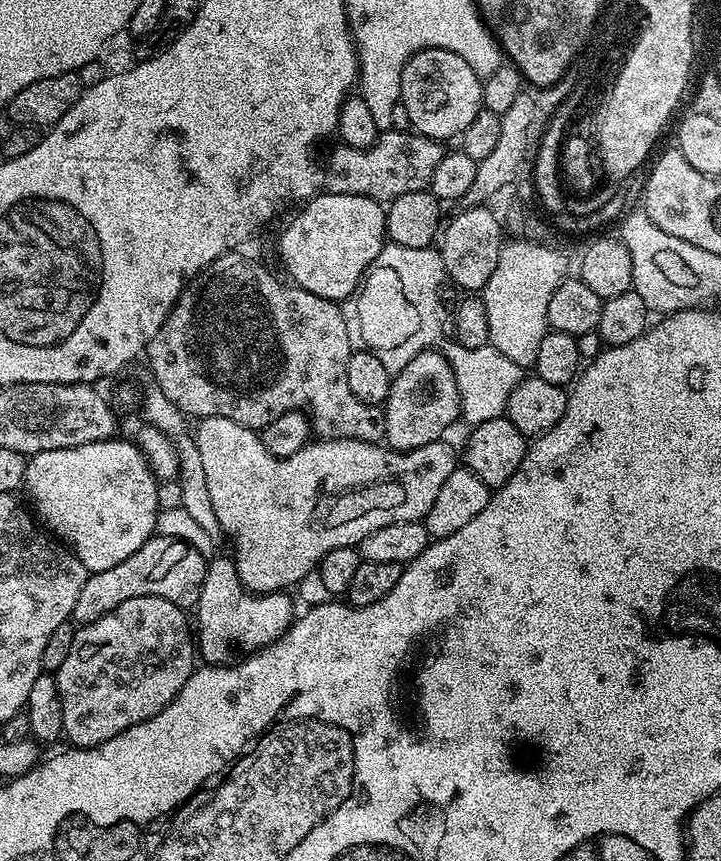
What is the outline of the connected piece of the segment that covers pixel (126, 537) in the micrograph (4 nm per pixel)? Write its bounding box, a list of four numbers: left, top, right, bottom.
[23,439,161,574]

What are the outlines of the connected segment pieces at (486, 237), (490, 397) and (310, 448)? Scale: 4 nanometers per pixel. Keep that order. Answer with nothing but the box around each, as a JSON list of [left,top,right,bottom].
[[438,206,506,294],[442,341,522,426],[194,416,458,594]]

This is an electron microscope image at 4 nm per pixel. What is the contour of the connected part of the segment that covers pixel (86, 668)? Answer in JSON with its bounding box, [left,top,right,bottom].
[54,596,194,748]

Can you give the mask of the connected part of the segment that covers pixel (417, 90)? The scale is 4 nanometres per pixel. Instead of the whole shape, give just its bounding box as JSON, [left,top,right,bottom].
[400,48,484,141]

